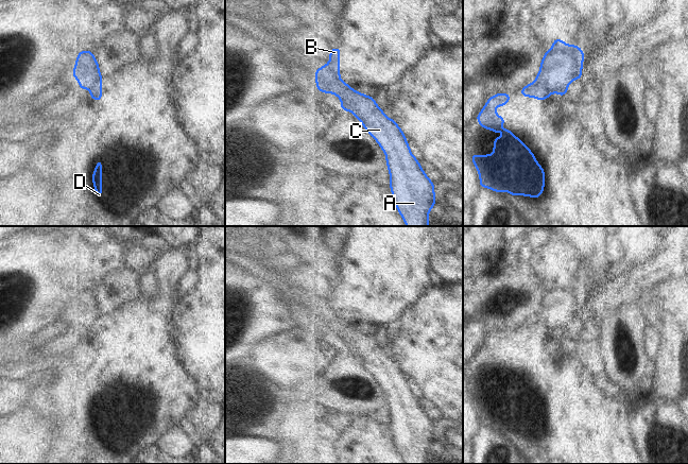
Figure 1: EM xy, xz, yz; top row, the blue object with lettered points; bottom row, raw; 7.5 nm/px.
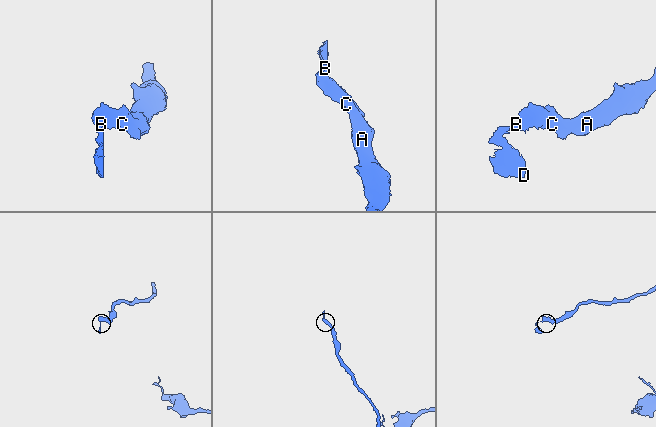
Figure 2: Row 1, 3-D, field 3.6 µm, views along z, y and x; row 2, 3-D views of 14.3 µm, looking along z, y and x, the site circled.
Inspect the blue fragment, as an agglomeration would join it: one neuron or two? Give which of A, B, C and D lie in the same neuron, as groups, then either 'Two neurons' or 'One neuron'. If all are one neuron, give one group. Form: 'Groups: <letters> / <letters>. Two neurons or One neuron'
Groups: A C / B D. Two neurons

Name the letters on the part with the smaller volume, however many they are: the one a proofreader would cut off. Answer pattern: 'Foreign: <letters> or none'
Foreign: B, D

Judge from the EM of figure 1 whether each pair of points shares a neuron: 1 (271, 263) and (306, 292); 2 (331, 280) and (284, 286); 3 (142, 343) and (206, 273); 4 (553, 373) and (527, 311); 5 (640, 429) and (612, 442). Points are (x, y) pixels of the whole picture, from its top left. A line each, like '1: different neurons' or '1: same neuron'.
1: same neuron
2: different neurons
3: different neurons
4: different neurons
5: different neurons

